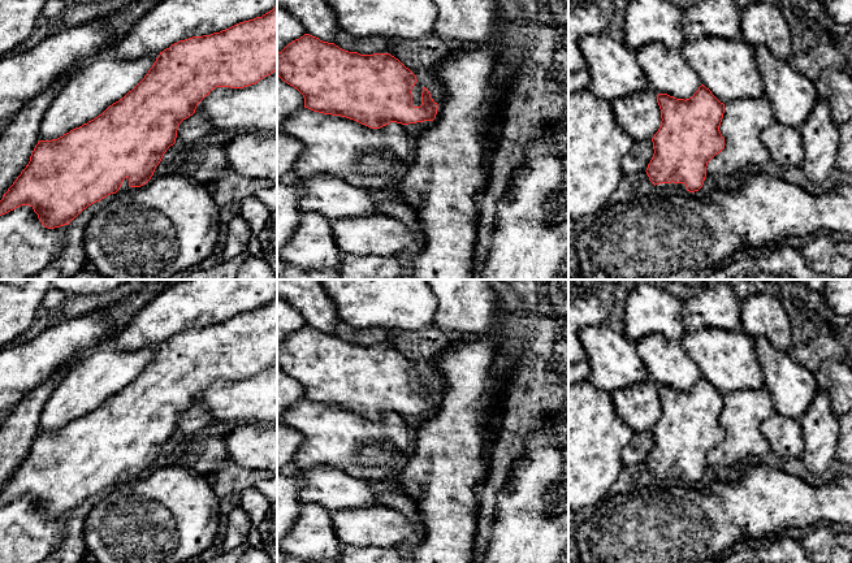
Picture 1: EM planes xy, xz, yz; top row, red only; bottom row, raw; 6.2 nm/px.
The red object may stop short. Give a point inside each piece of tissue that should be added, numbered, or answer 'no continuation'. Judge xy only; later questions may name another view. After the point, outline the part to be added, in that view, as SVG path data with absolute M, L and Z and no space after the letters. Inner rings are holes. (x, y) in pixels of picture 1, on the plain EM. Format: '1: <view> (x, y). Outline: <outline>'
1: xy (125, 479). Outline: M125 469L120 481L116 484L116 485L111 485L111 486L118 486L118 485L122 485L122 484L129 484L131 481L137 481L138 478L130 478L129 477L129 469Z

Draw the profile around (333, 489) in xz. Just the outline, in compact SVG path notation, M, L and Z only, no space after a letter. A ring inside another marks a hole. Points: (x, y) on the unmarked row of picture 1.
M312 467L298 469L302 476L299 501L316 503L329 511L364 510L377 507L373 482L351 477L332 467Z

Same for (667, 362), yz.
M657 333L640 338L635 346L657 385L686 391L702 376L682 341L667 339Z

